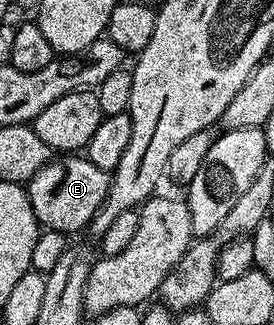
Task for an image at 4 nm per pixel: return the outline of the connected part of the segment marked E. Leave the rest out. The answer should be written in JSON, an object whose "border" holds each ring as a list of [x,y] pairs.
{"border":[[[56,156],[27,182],[26,189],[36,221],[43,229],[75,236],[79,230],[84,230],[87,226],[93,225],[96,212],[108,195],[109,181],[110,174],[102,168],[96,167],[87,156]]]}

